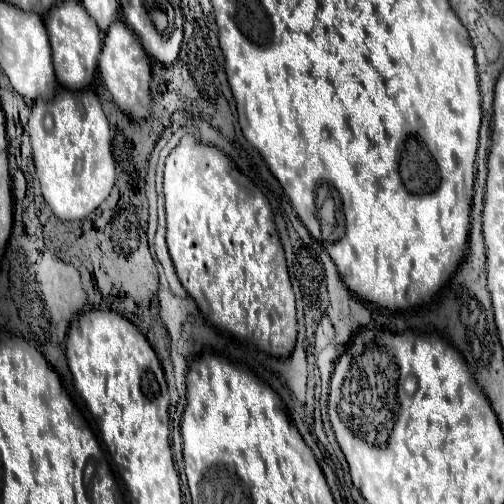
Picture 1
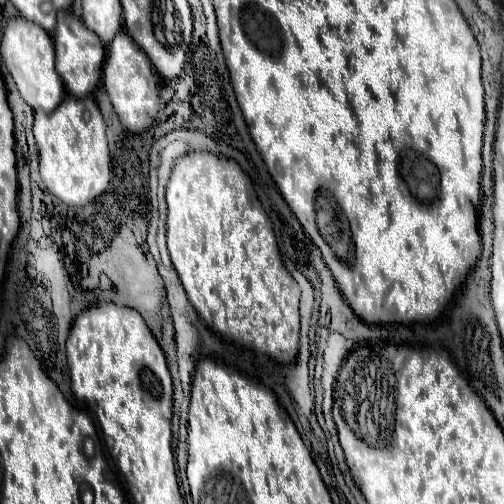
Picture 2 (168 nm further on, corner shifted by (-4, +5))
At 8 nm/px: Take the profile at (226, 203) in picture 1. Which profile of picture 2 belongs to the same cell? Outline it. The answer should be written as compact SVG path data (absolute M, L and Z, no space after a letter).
M191 151L177 159L167 183L167 245L191 305L213 331L281 363L291 363L297 357L299 287L283 265L273 223L237 161L217 157L211 151Z

